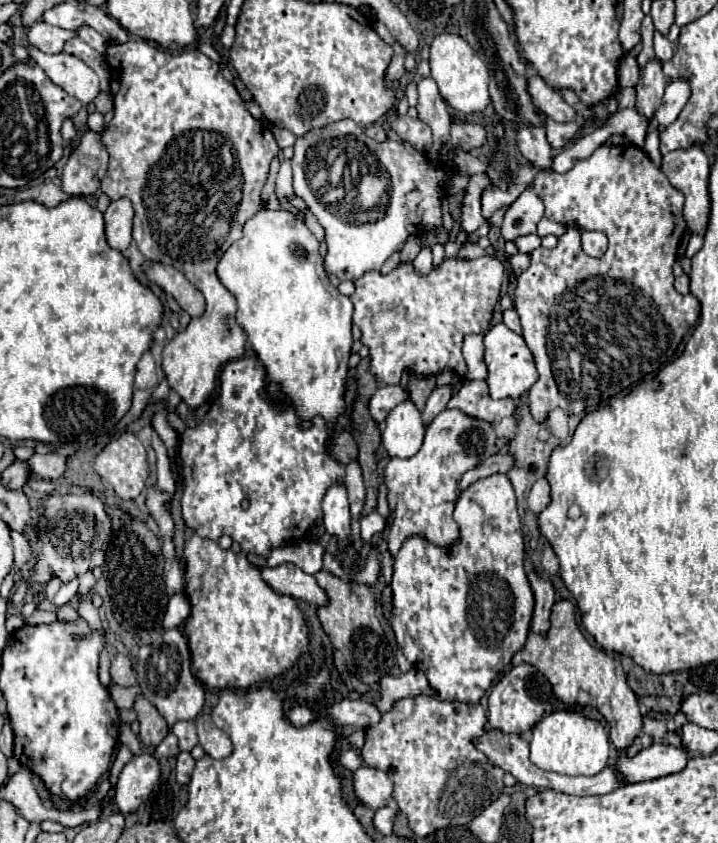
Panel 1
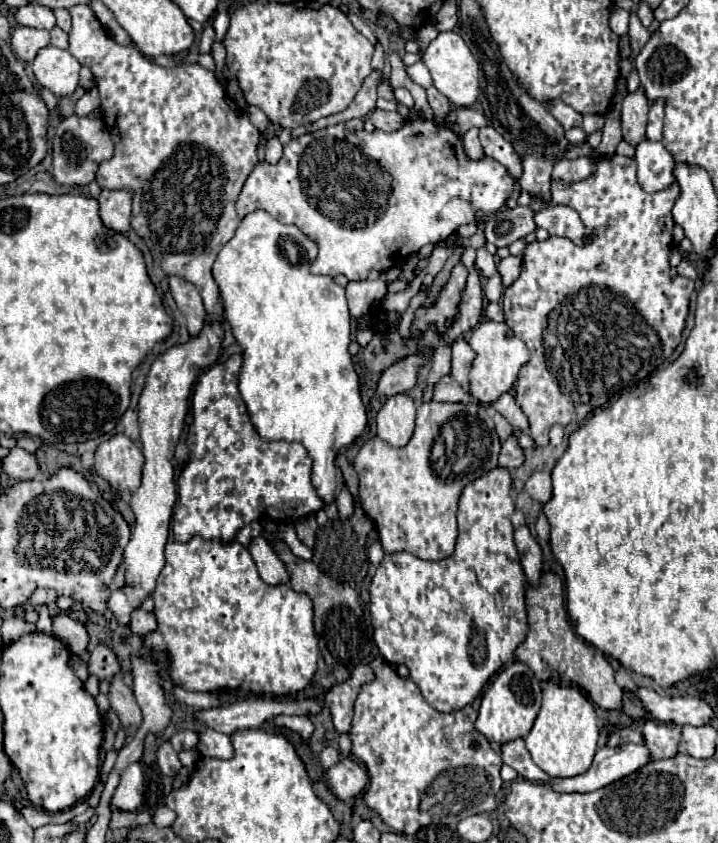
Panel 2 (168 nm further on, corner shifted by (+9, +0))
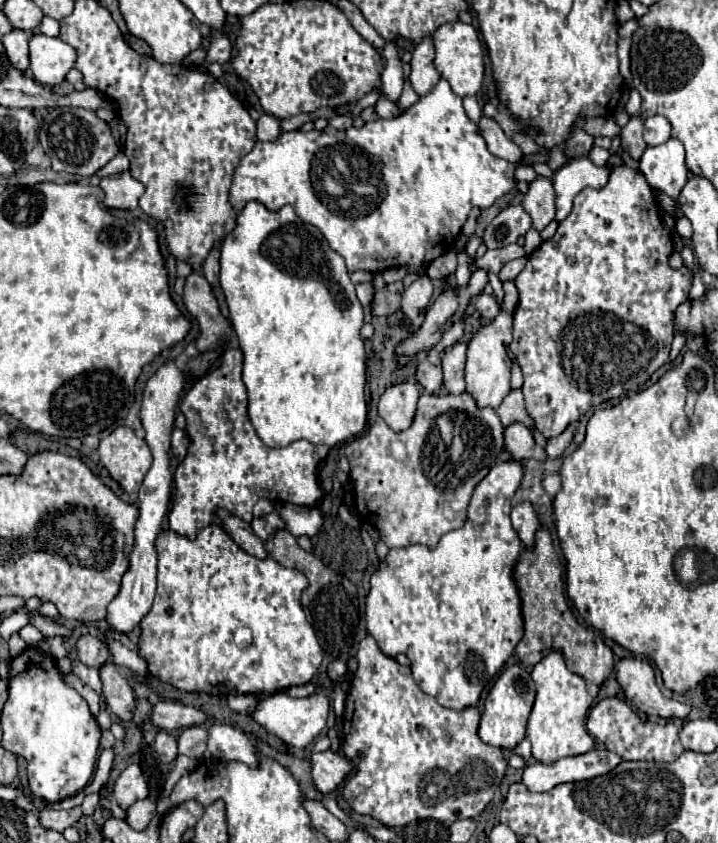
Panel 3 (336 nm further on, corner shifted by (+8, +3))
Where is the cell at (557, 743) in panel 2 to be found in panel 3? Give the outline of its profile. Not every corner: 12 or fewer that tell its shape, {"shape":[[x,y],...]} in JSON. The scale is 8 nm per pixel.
{"shape":[[560,651],[530,671],[532,757],[552,763],[594,747],[592,695]]}

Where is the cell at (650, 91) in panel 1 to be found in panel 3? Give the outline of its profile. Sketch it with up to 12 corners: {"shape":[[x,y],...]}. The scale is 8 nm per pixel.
{"shape":[[632,117],[620,133],[622,149],[636,161],[646,143],[644,121]]}

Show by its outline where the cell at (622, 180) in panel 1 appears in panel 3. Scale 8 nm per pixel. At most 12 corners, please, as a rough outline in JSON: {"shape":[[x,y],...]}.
{"shape":[[652,187],[582,189],[514,279],[548,439],[668,363],[692,273]]}

